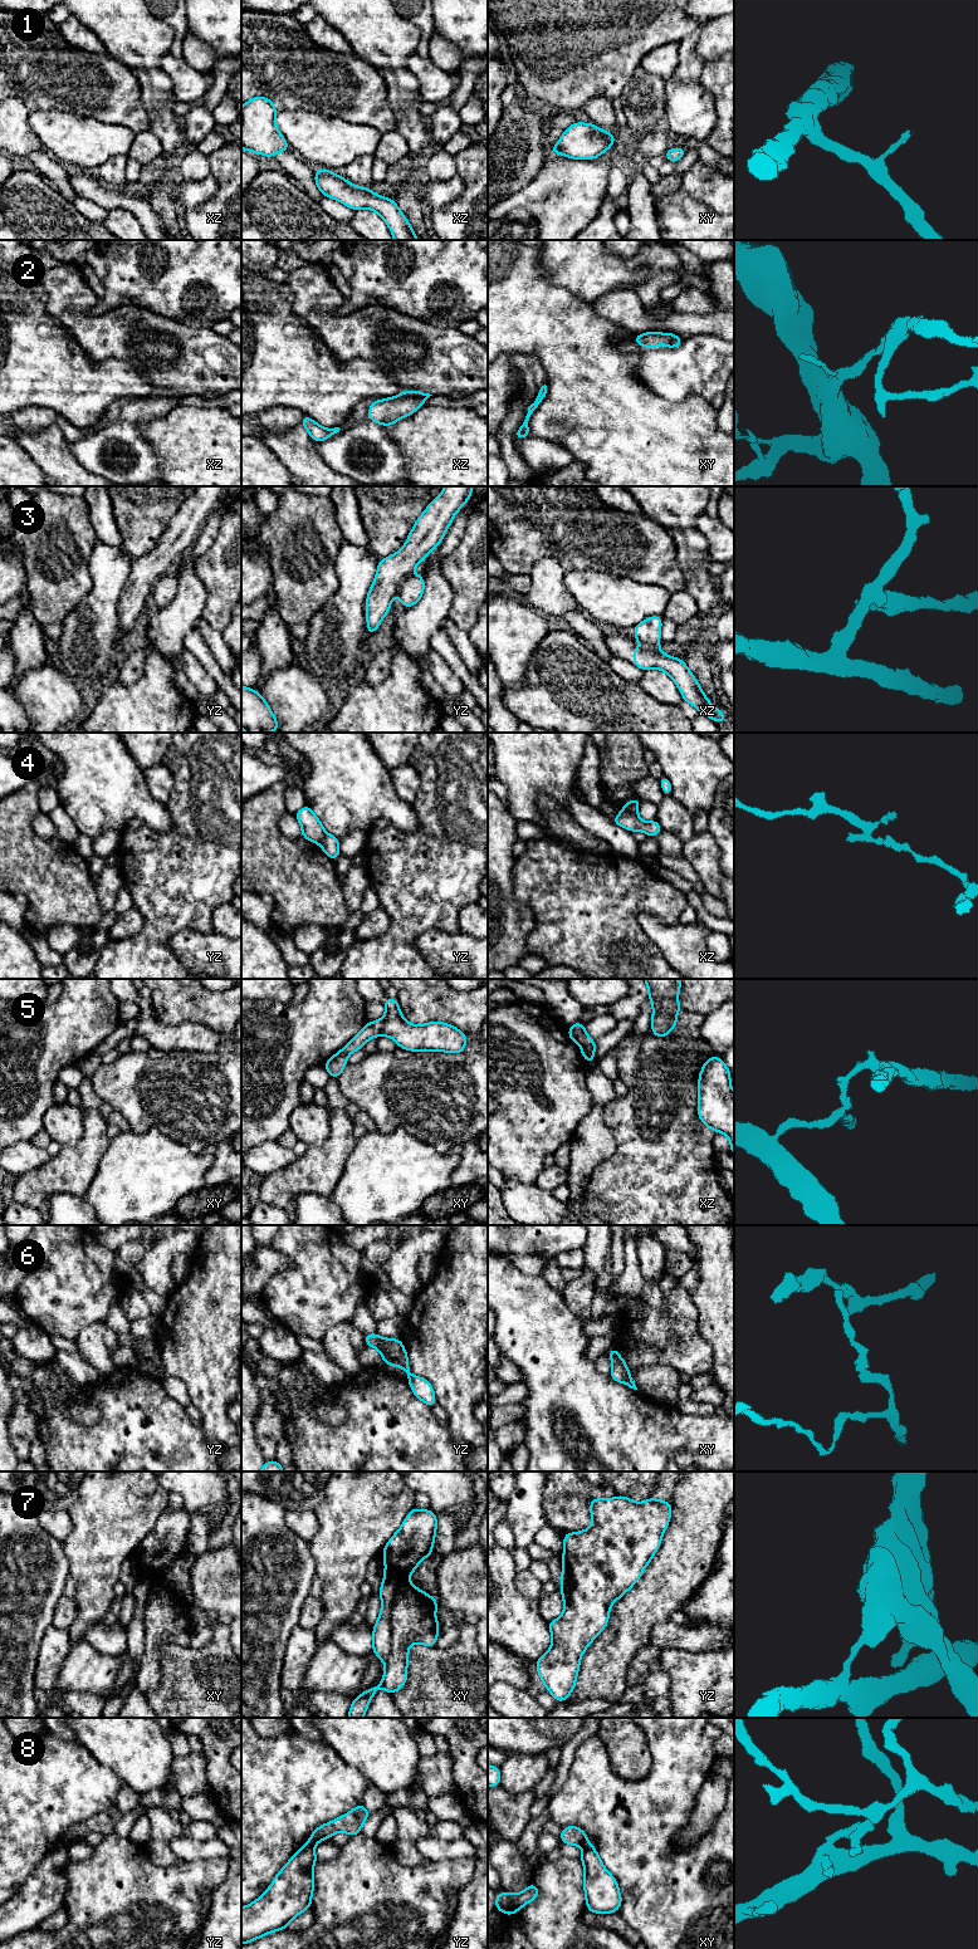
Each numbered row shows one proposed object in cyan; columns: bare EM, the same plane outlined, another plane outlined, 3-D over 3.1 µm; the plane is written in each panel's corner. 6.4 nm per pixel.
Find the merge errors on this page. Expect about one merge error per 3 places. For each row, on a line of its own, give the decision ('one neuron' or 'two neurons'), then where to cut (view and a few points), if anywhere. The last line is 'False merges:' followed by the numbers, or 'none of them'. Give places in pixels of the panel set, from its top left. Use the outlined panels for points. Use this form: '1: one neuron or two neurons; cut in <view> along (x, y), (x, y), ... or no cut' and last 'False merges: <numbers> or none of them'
1: one neuron; no cut
2: one neuron; no cut
3: two neurons; cut in yz along (410, 574), (400, 584), (397, 592)
4: two neurons; cut in xz along (622, 809), (636, 814)
5: two neurons; cut in xz along (581, 1044), (587, 1044), (593, 1049)
6: two neurons; cut in xy along (629, 1376), (624, 1382)
7: two neurons; cut in xy along (385, 1571), (396, 1580), (390, 1614), (390, 1655), (385, 1661)
8: two neurons; cut in yz along (308, 1842), (313, 1846)
False merges: 3, 4, 5, 6, 7, 8

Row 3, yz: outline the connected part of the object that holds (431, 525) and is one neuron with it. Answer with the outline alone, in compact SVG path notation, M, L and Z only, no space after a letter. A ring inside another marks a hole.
M445 486L416 520L405 545L380 559L366 598L367 633L372 636L390 612L393 596L412 569L442 540L454 515L470 499L473 486Z

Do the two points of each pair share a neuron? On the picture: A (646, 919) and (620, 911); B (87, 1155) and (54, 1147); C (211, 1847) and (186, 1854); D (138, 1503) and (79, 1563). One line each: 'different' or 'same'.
A: different
B: different
C: same
D: same

